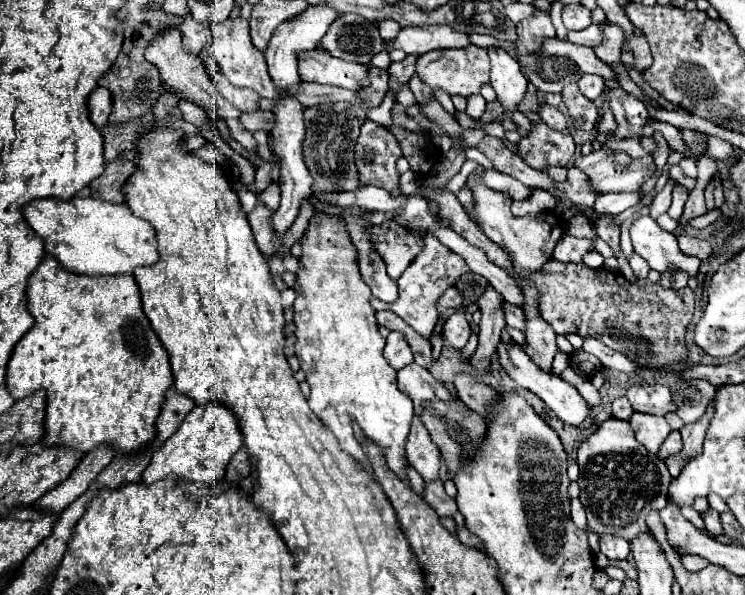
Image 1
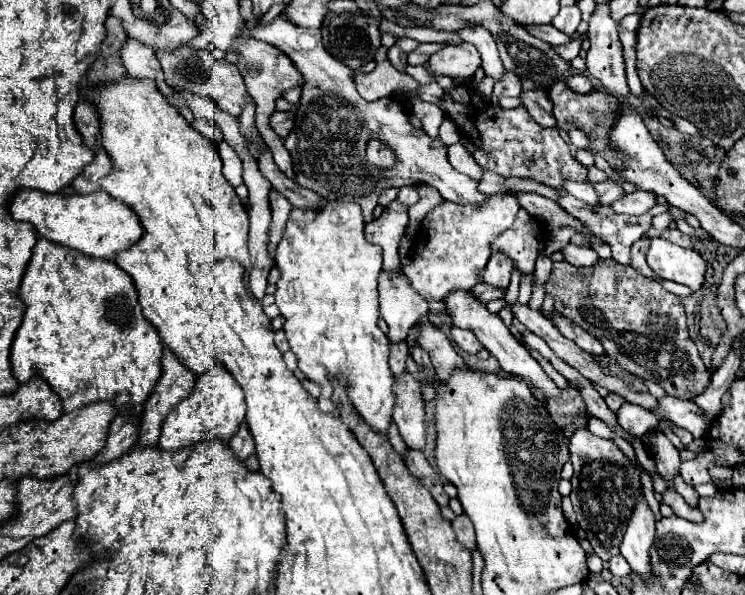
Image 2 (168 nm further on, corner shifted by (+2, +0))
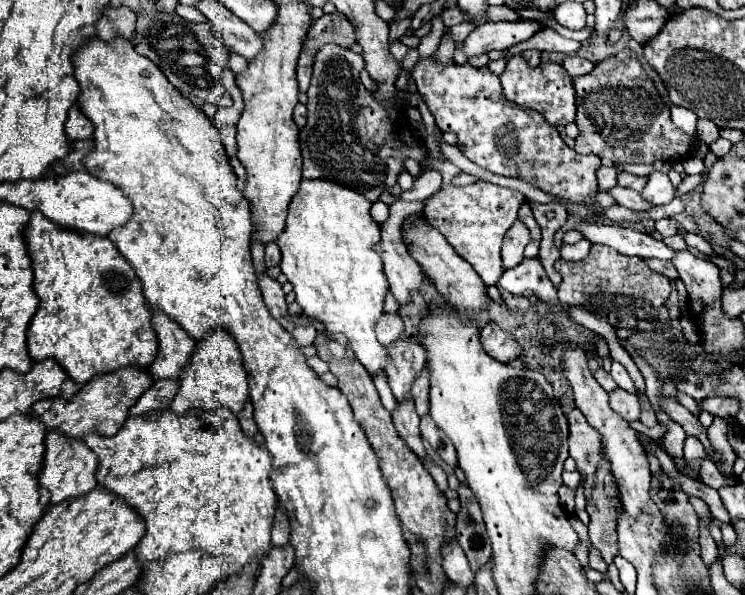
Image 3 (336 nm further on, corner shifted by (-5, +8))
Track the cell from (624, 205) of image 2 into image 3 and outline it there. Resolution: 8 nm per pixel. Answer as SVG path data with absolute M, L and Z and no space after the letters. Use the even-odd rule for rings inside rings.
M652 172L652 174L648 176L648 182L646 182L644 190L640 192L640 196L642 196L646 202L650 202L652 206L660 206L660 204L672 202L674 192L676 192L676 190L674 190L668 174L664 174L664 172Z

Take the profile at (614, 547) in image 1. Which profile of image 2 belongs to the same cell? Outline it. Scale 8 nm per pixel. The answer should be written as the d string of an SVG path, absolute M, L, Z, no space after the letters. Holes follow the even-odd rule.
M619 554L619 556L613 556L613 558L609 560L609 572L611 572L613 576L621 578L621 576L627 576L627 574L631 572L631 568L629 568L627 560Z

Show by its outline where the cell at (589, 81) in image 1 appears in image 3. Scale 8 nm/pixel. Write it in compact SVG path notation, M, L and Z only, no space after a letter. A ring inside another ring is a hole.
M566 56L564 62L562 62L562 66L566 68L566 72L568 72L572 78L576 78L576 76L584 76L584 74L590 74L592 68L594 68L592 62L588 62L586 58L580 58L580 56Z

